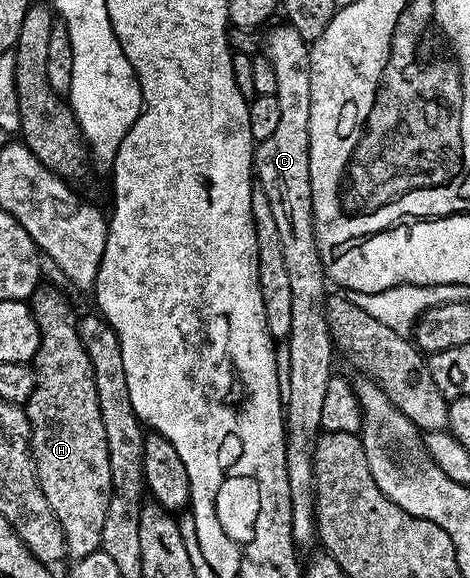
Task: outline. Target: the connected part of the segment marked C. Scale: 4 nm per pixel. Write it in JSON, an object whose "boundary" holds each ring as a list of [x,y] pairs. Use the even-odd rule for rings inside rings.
{"boundary":[[[281,24],[274,31],[271,32],[267,38],[264,38],[264,57],[272,64],[272,69],[276,75],[276,108],[280,111],[280,116],[276,120],[276,132],[272,132],[272,136],[268,136],[268,140],[257,143],[254,151],[254,172],[256,175],[257,185],[264,192],[264,196],[268,196],[268,204],[272,208],[272,216],[276,216],[276,228],[280,232],[280,244],[284,244],[284,264],[288,268],[288,281],[292,288],[292,328],[290,335],[284,340],[286,346],[286,354],[284,350],[284,417],[286,420],[286,467],[288,468],[288,492],[292,500],[292,536],[294,537],[295,547],[303,548],[316,538],[316,527],[314,524],[314,446],[318,443],[318,436],[322,430],[322,413],[324,412],[324,395],[328,389],[328,380],[332,376],[330,365],[334,362],[334,354],[336,355],[336,347],[334,339],[330,336],[330,329],[328,328],[328,320],[326,319],[326,300],[328,297],[328,279],[326,270],[322,266],[320,260],[320,252],[316,244],[316,236],[314,235],[314,213],[312,212],[312,188],[310,187],[310,137],[308,136],[308,120],[312,116],[312,64],[310,63],[310,48],[311,43],[304,40],[304,36],[300,36],[300,32],[296,32],[296,28],[292,28],[289,24]]]}

